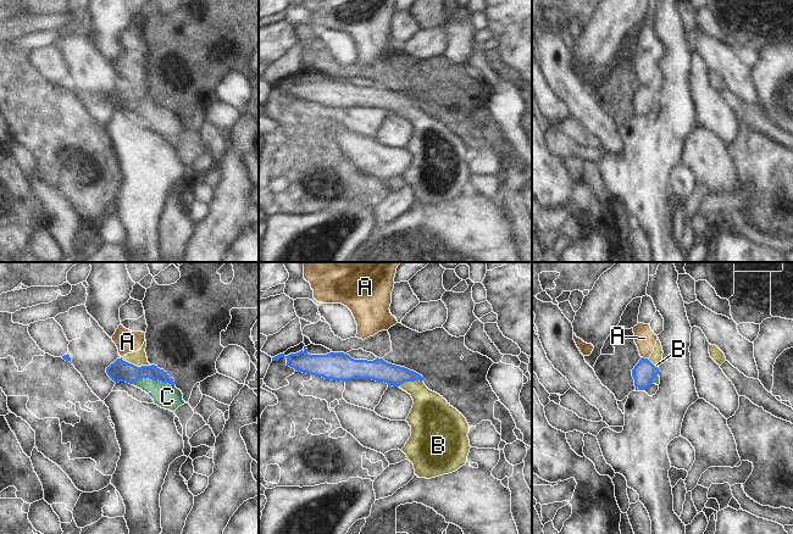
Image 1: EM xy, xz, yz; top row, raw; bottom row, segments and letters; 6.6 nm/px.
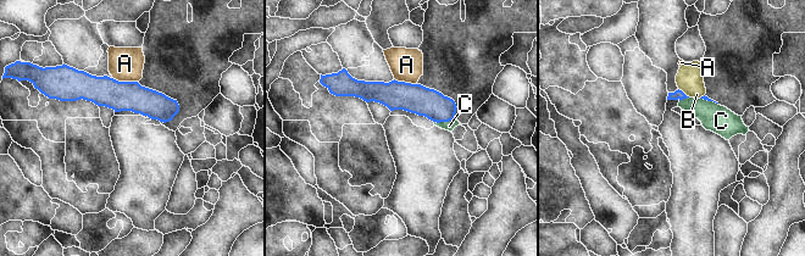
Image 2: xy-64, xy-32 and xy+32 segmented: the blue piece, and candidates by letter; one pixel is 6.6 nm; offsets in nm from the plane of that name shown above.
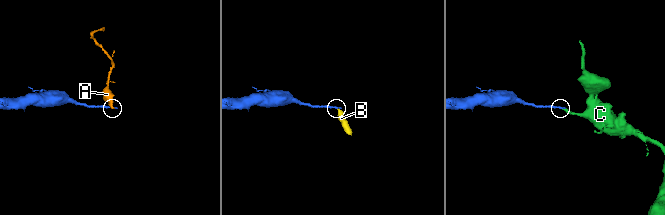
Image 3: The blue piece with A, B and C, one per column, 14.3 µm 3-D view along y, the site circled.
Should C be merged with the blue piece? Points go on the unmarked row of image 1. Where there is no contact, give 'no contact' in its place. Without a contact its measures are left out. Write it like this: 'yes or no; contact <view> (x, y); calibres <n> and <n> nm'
yes; contact xy (153, 106); calibres 140 and 170 nm

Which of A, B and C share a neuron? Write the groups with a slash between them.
A B / C

